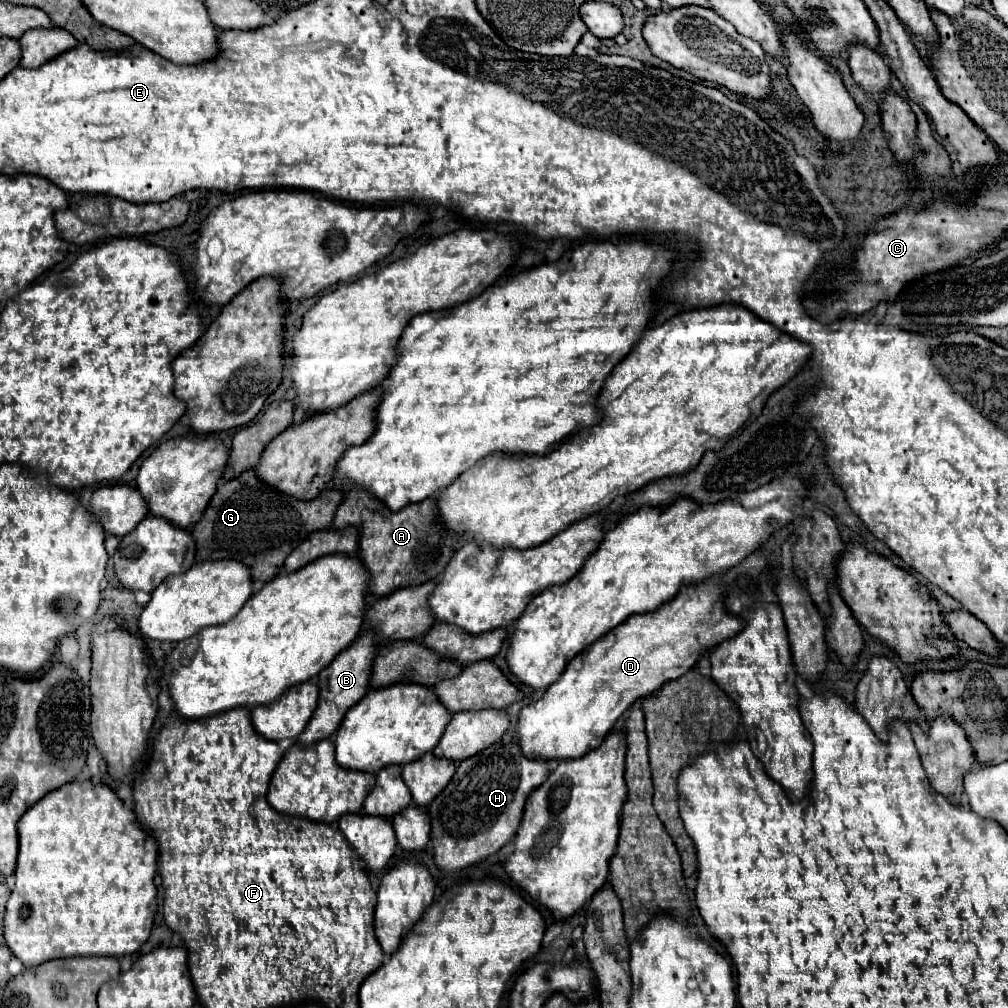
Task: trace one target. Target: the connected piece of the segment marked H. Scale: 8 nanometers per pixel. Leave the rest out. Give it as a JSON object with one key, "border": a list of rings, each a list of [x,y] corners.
{"border":[[[499,740],[487,750],[459,762],[457,772],[447,784],[447,788],[429,804],[433,858],[439,870],[457,872],[499,852],[515,836],[527,796],[535,788],[539,788],[547,776],[549,776],[547,762],[529,762],[529,758],[525,758],[523,752],[517,748],[515,740]]]}

